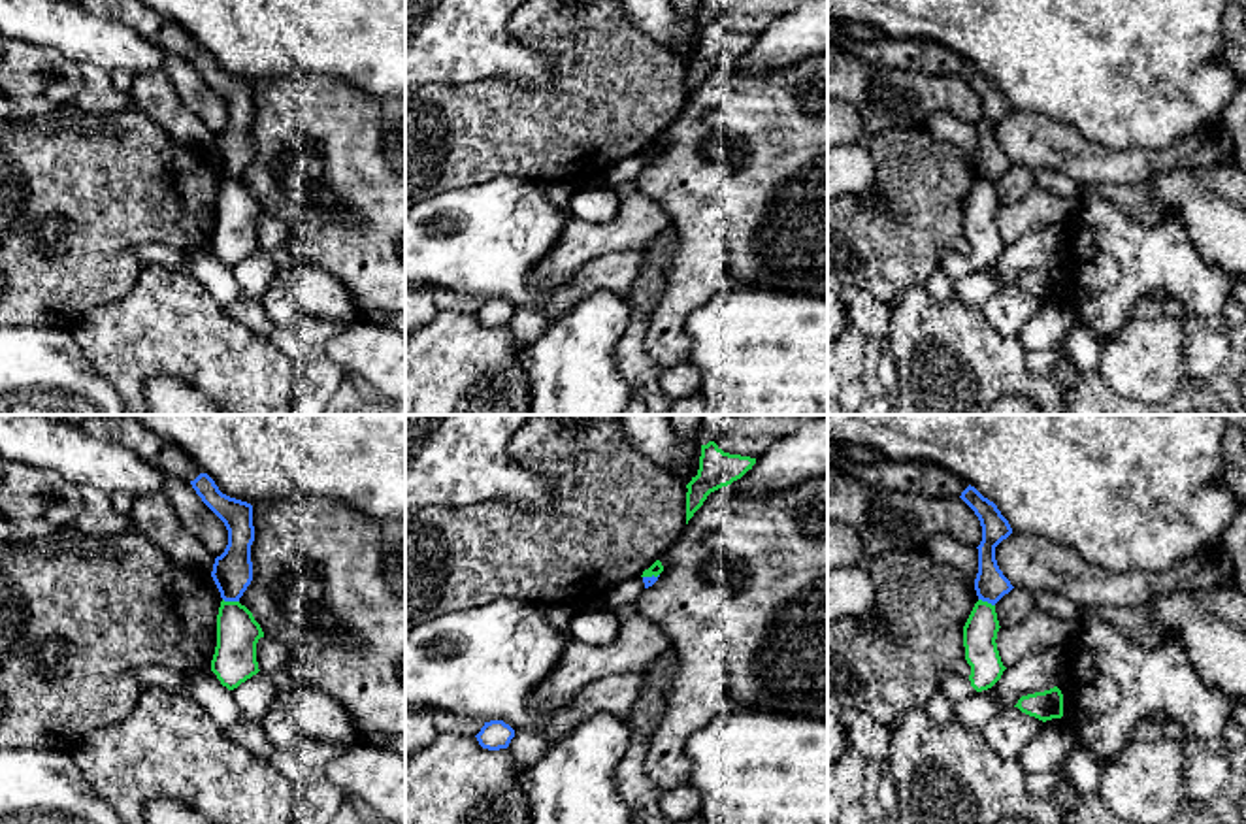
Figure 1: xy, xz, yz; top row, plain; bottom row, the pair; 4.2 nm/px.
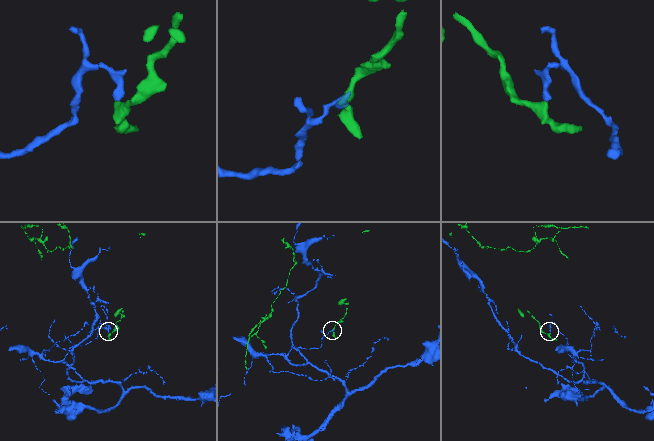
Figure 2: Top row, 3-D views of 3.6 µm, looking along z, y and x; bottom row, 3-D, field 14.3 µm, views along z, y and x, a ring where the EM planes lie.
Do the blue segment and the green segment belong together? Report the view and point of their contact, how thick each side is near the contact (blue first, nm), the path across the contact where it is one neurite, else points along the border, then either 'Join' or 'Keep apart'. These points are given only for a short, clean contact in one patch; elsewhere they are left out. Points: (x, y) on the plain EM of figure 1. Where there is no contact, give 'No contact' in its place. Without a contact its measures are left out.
Touches blue at xy (230, 178). Thickness 180 nm (blue) against 180 nm. Boundary: xy (223, 176), (238, 180). Keep apart

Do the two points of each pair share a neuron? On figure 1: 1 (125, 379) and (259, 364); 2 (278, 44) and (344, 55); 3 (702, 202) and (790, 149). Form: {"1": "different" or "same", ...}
{"1": "same", "2": "same", "3": "same"}

